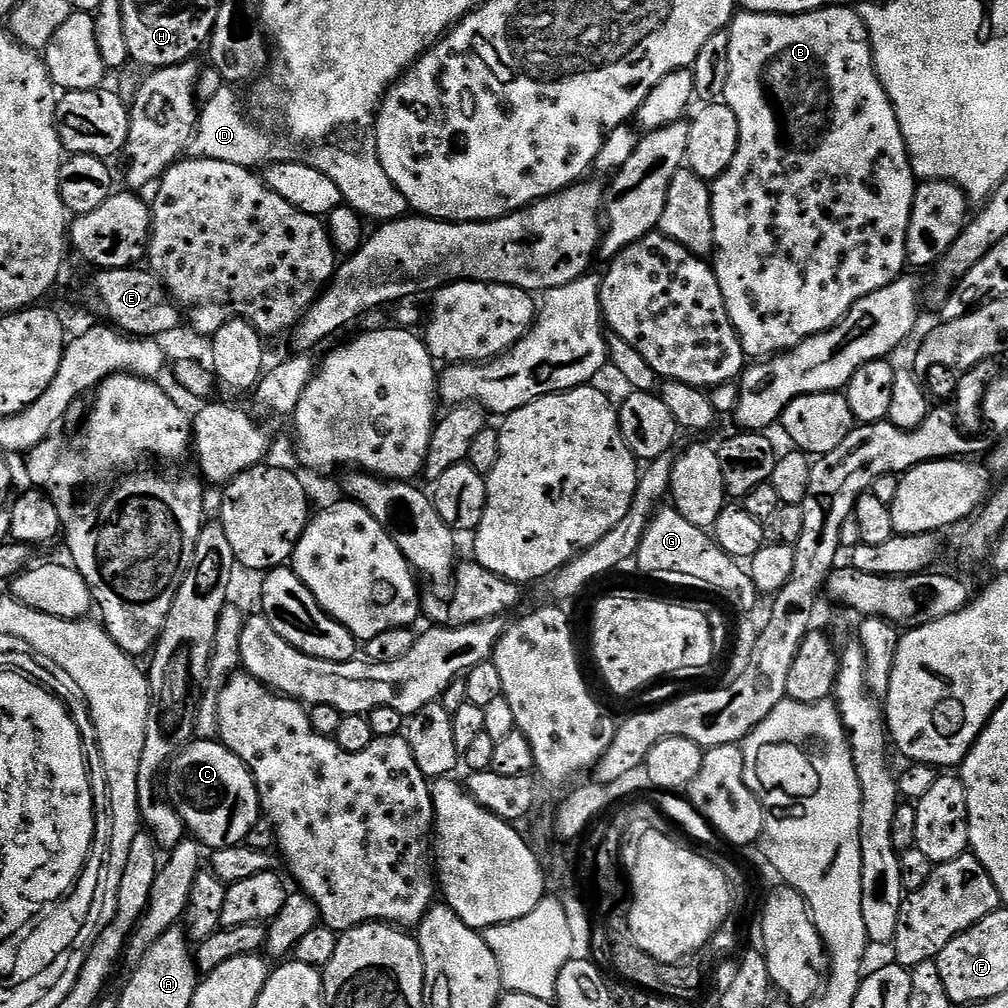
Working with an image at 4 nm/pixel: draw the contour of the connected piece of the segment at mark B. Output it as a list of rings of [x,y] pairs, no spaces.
[[[835,6],[795,14],[744,10],[733,16],[726,31],[730,38],[730,70],[726,74],[722,100],[738,118],[738,150],[734,162],[730,162],[727,170],[711,185],[716,243],[714,271],[745,357],[767,358],[778,352],[789,352],[806,338],[830,330],[858,301],[866,298],[866,294],[874,294],[874,290],[882,290],[882,286],[905,275],[906,234],[918,177],[912,173],[908,147],[902,138],[894,106],[872,65],[872,47],[859,11]]]

